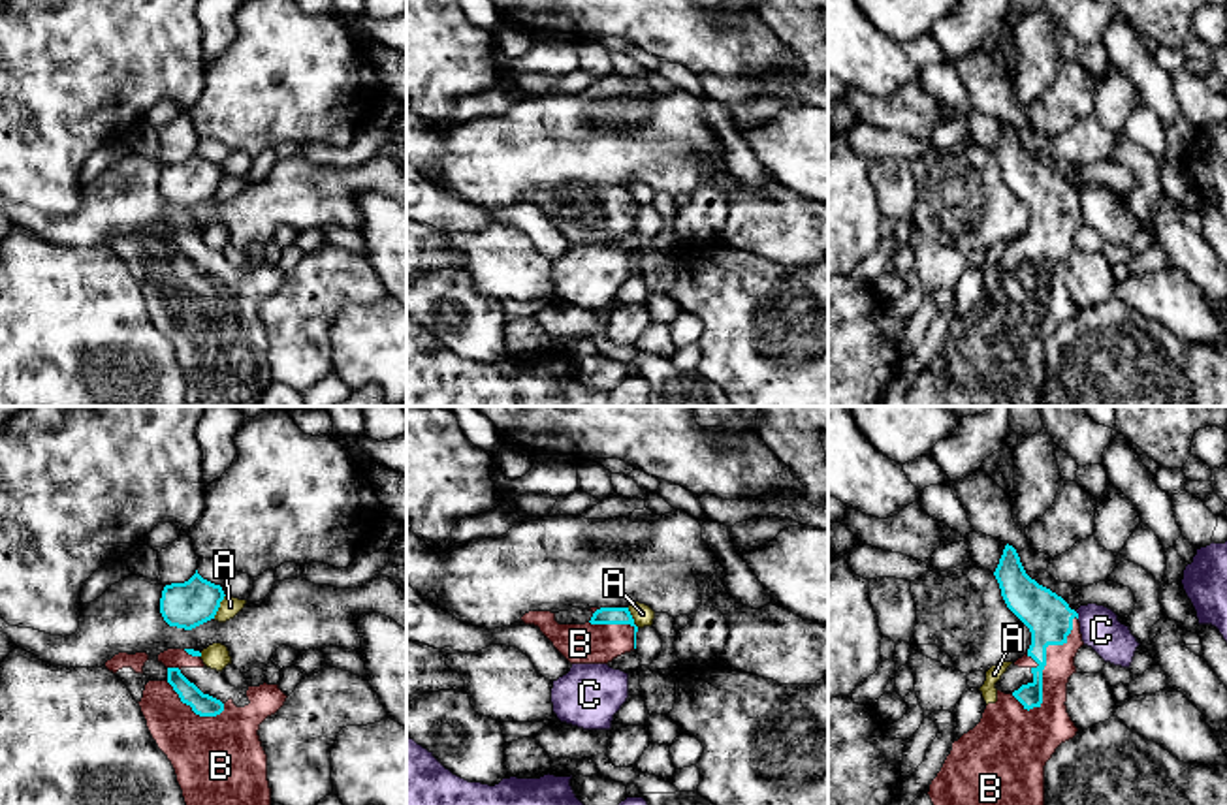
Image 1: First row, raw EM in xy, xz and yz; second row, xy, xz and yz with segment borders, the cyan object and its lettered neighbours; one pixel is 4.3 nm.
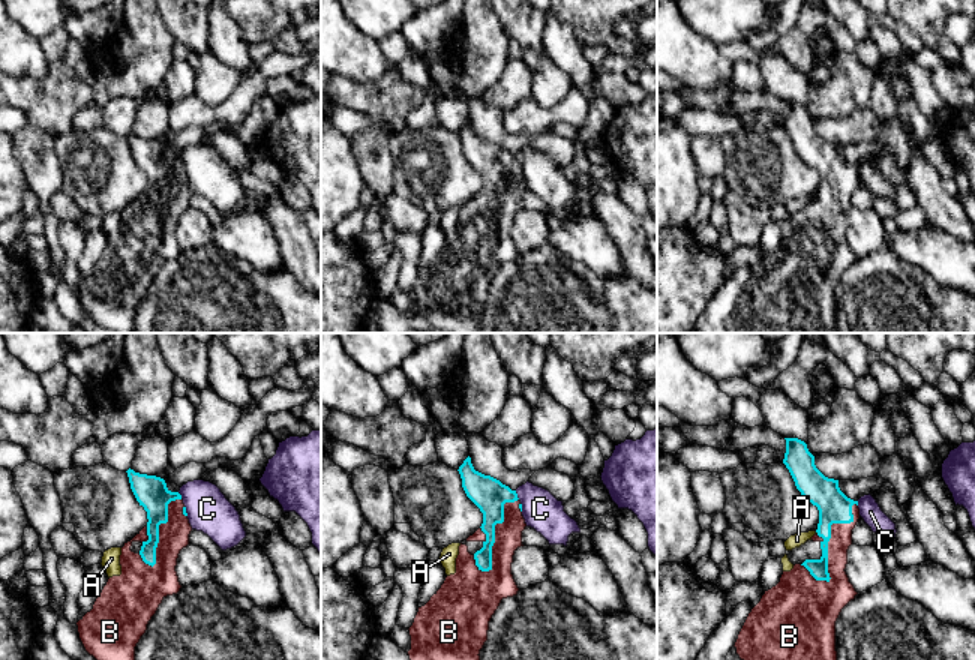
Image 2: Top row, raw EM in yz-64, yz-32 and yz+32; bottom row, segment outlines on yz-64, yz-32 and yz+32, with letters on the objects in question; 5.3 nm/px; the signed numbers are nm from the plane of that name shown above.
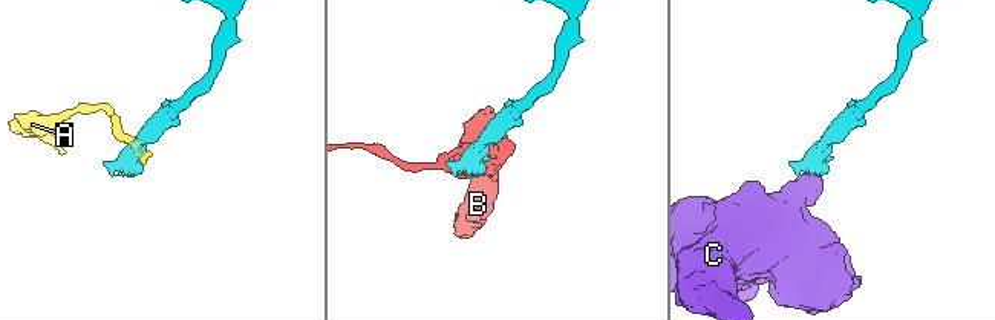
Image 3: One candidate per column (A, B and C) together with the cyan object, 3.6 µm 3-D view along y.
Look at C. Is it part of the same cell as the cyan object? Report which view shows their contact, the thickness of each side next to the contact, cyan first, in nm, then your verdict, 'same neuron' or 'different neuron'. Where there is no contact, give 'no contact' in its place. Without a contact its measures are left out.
yz | 200/170 nm | different neuron

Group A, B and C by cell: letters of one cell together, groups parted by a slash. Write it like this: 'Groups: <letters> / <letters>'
Groups: A / B / C

